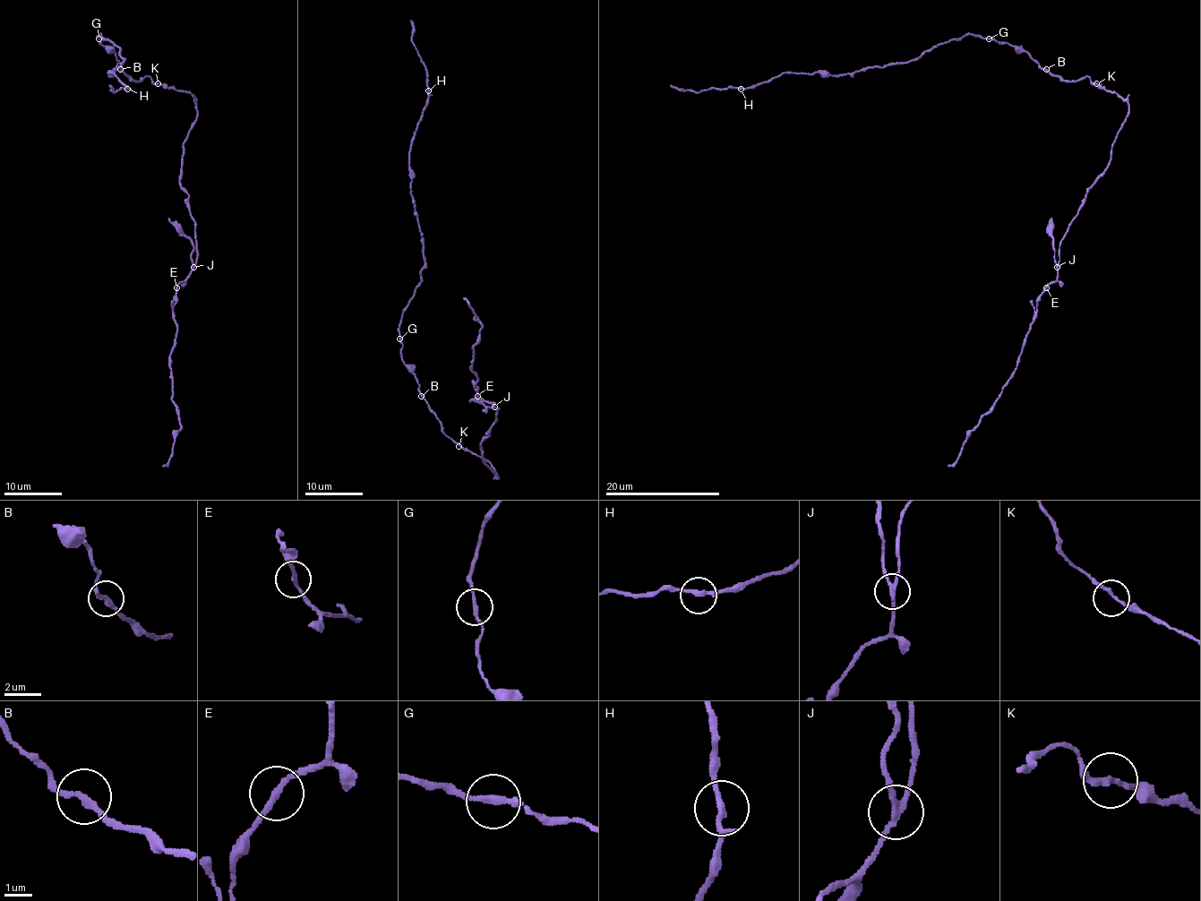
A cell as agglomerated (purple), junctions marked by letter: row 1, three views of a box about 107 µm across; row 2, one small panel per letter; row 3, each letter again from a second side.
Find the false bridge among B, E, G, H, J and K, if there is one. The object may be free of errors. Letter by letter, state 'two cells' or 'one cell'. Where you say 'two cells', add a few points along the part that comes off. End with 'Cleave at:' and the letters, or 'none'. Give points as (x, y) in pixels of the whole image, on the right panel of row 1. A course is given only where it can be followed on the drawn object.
B: one cell
E: one cell
G: one cell
H: one cell
J: two cells; course (1058, 267), (1051, 218)
K: one cell
Cleave at: J

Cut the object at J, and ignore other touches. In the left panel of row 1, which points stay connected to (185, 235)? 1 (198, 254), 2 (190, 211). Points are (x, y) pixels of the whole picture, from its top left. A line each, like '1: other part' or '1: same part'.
1: other part
2: other part

